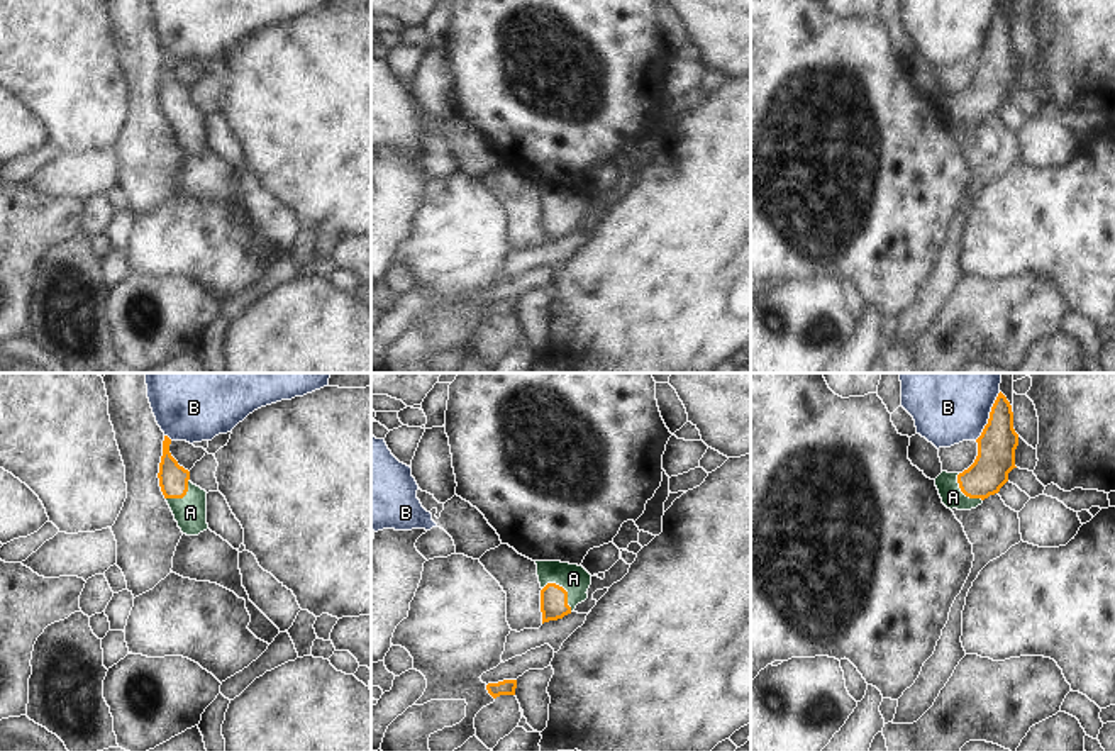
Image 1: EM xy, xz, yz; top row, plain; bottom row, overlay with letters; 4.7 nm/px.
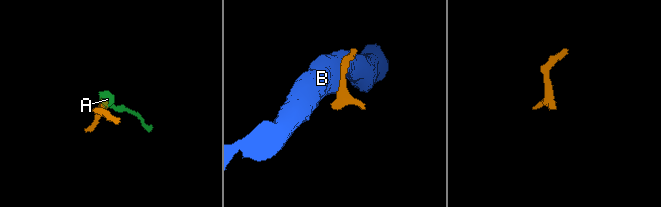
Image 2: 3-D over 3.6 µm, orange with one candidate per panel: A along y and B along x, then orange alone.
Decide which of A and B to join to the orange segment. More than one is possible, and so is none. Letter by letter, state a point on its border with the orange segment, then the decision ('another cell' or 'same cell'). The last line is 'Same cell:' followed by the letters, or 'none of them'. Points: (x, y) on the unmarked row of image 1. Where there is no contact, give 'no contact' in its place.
A: xz (566, 212) | same cell
B: yz (990, 36) | another cell
Same cell: A

